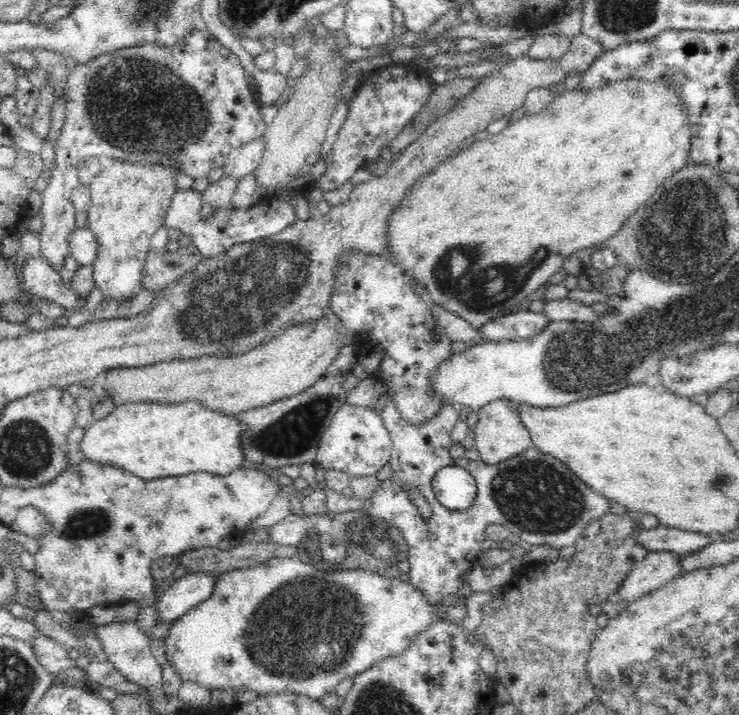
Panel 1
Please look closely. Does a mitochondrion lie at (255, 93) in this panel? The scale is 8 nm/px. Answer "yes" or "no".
no

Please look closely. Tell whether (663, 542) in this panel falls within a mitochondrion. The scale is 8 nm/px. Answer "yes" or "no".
no

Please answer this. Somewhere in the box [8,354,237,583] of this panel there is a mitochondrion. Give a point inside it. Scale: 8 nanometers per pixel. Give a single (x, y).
(92, 523)

